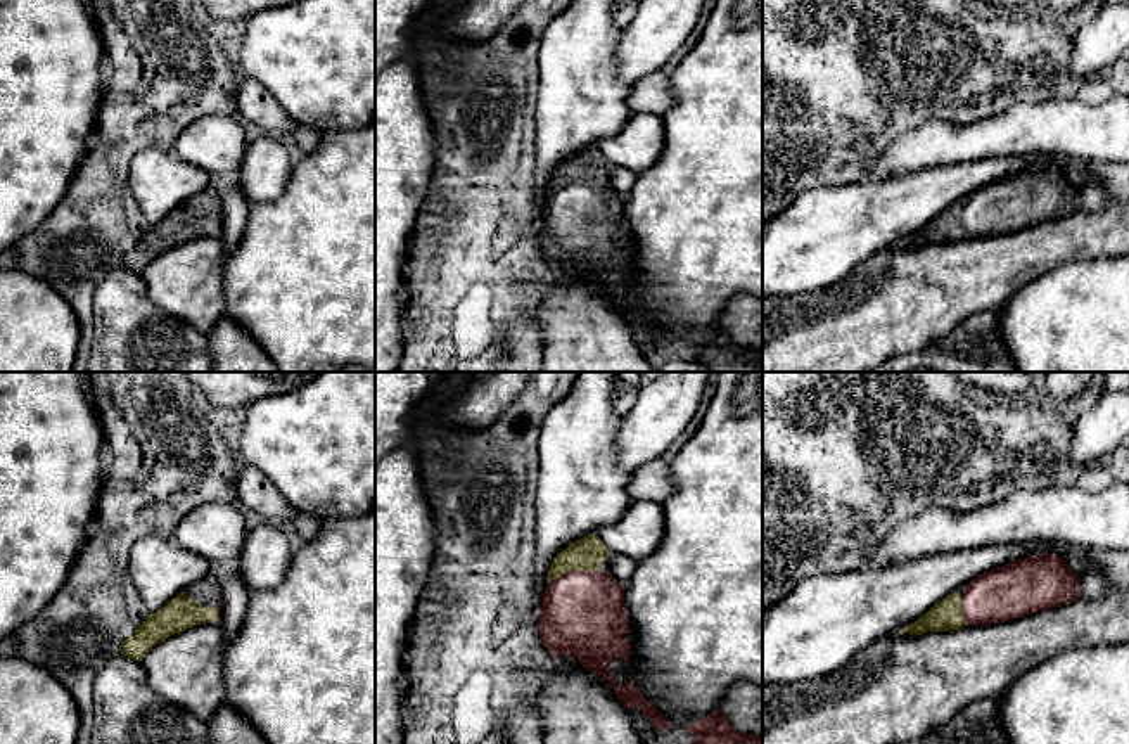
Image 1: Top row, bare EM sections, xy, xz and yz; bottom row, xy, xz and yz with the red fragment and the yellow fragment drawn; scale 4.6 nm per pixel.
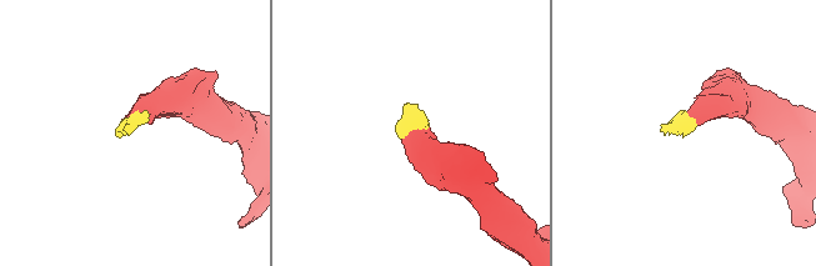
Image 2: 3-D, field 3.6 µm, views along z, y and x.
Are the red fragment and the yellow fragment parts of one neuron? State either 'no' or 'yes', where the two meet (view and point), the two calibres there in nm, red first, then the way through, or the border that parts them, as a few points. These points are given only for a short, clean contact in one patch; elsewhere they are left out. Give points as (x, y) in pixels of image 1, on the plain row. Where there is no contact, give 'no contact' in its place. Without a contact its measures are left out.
yes; contact xz (574, 184); calibres 400 and 160 nm; way xz (583, 227), (574, 184), (586, 166)

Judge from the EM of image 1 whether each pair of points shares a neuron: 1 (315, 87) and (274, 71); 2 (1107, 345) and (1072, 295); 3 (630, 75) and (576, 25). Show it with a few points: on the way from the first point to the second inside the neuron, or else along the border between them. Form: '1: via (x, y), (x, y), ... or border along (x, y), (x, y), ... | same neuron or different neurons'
1: via (305, 76), (299, 71), (284, 71) | same neuron
2: via (1095, 333), (1086, 324), (1083, 307) | same neuron
3: border along (625, 28), (618, 44), (618, 76), (631, 87) | different neurons

